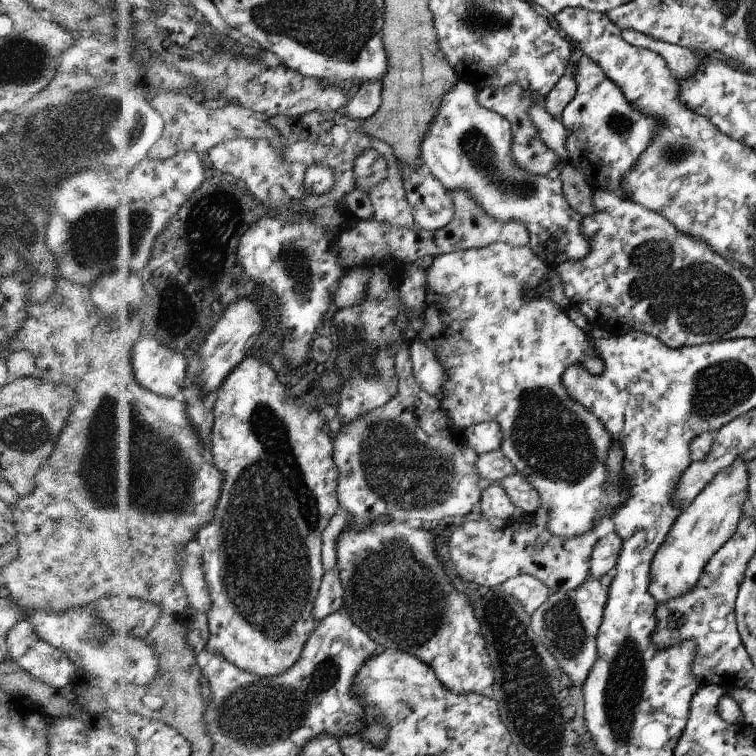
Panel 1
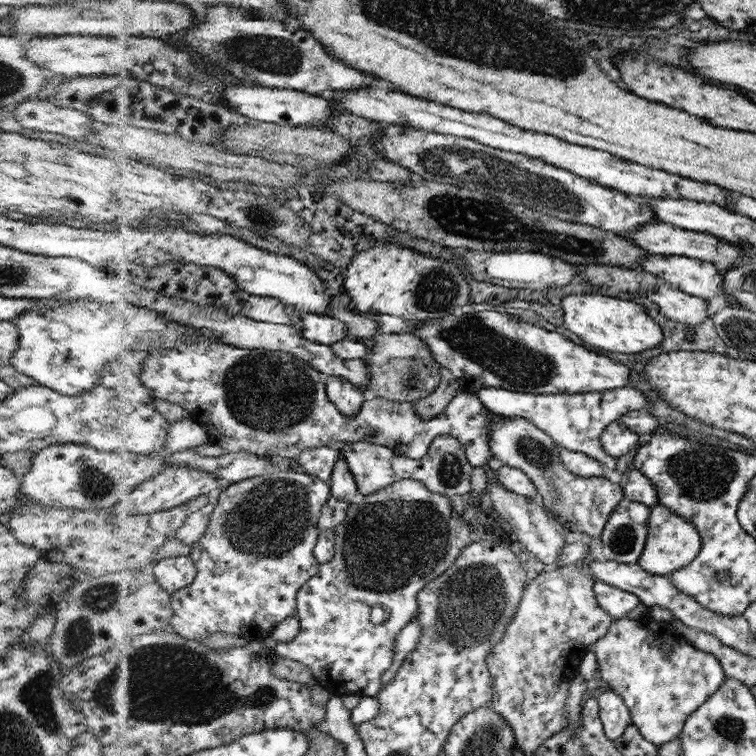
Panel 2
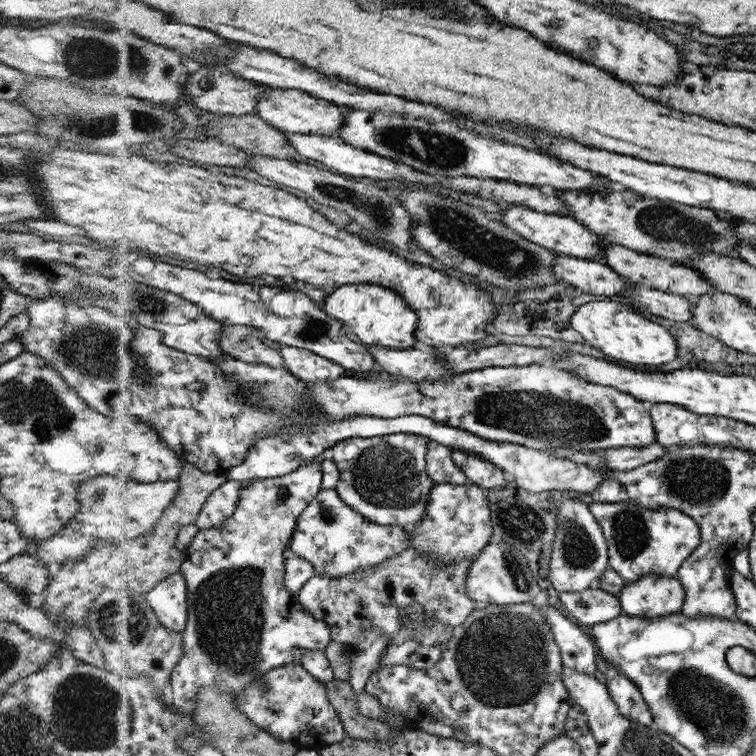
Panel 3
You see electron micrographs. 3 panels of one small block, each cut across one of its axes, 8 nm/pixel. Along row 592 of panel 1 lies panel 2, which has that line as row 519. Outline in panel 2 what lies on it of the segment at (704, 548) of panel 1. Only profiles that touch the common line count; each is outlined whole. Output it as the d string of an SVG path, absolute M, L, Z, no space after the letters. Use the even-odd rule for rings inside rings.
M657 503L651 507L648 519L648 535L637 563L645 572L668 576L673 571L679 571L681 567L691 563L699 554L700 547L701 540L696 526L672 512L672 509L668 508L667 505Z

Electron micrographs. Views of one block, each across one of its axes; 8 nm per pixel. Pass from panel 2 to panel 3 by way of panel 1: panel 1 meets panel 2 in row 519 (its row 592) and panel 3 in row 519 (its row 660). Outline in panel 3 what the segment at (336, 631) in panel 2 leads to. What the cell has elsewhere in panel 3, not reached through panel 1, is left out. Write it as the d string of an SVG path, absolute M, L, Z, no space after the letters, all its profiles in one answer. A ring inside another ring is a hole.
M465 482L460 485L435 483L431 487L421 521L408 534L408 546L422 555L429 555L437 563L472 560L489 542L493 530L489 526L489 502L481 487Z

